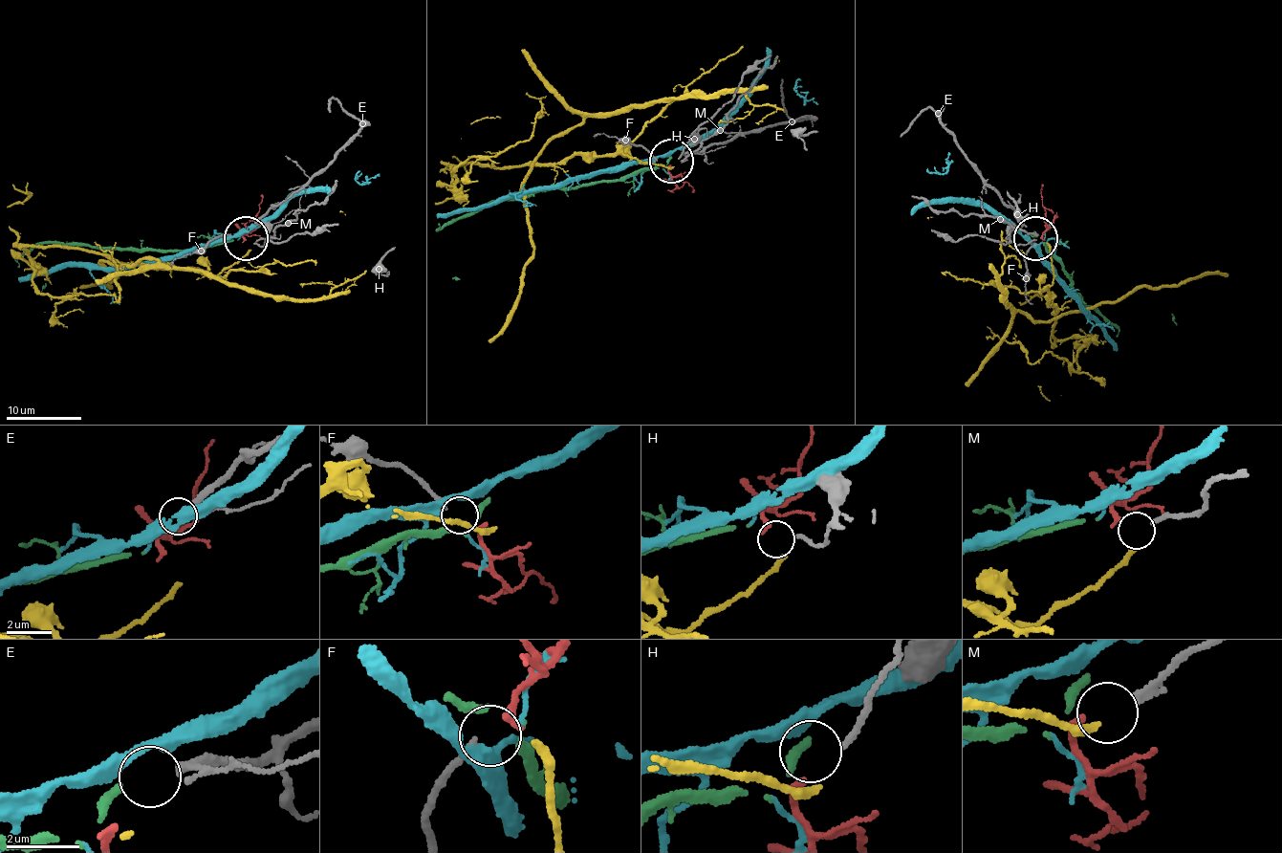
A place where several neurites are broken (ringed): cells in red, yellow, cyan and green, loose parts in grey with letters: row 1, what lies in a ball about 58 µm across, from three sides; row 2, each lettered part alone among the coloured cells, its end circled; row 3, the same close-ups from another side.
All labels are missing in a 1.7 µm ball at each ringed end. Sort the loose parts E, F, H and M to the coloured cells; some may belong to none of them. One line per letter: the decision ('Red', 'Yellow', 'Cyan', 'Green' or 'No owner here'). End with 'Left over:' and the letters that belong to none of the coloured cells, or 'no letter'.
E: Green
F: No owner here
H: No owner here
M: Yellow
Left over: F, H

